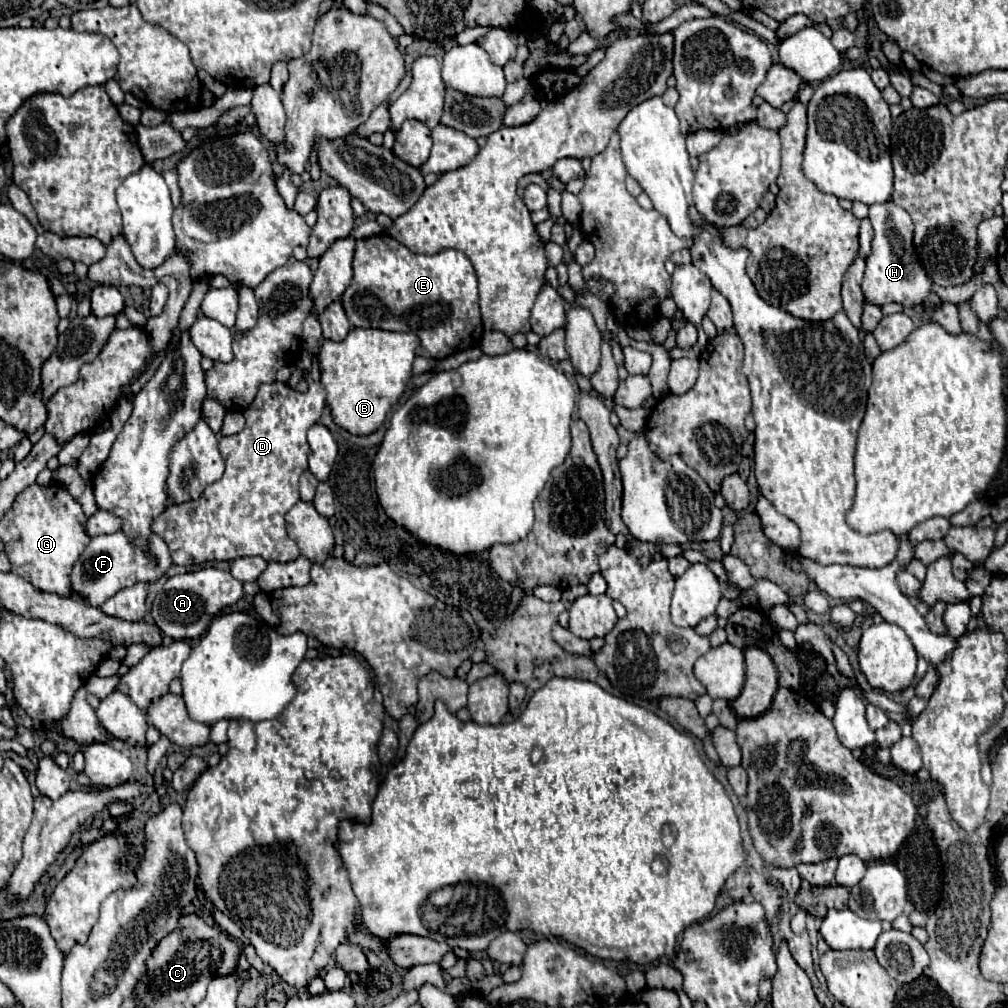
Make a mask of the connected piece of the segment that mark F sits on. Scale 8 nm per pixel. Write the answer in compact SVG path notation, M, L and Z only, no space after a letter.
M123 530L115 534L105 534L105 536L95 536L91 538L91 544L83 550L79 556L77 564L73 566L71 582L73 582L73 592L87 596L87 604L99 608L107 598L115 596L115 592L129 588L131 584L137 582L157 582L167 574L167 570L173 566L169 548L161 536L151 536L151 548L135 548L127 536L123 536Z

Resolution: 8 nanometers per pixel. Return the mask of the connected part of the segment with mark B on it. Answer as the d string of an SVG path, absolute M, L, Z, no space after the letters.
M353 328L341 342L323 340L317 360L321 384L327 390L327 406L335 424L357 436L375 432L383 424L391 406L405 392L417 348L419 338L415 334L375 328Z

